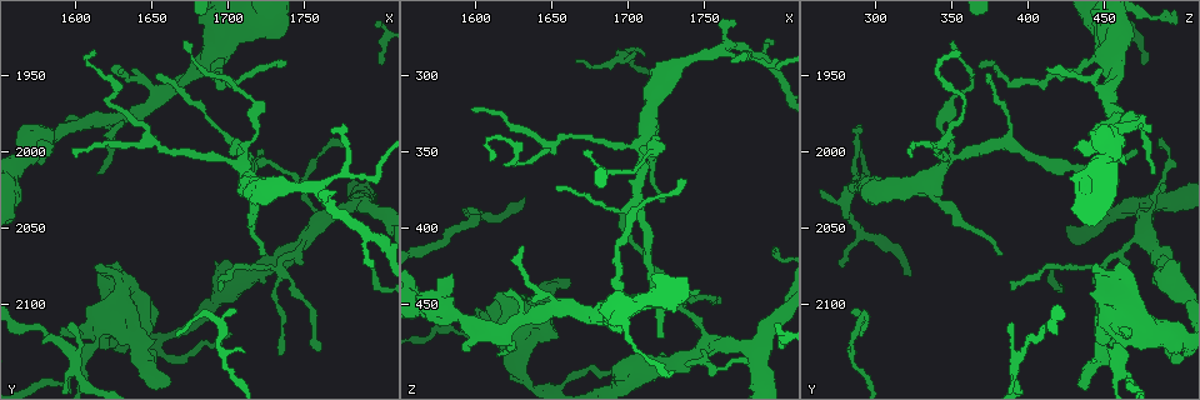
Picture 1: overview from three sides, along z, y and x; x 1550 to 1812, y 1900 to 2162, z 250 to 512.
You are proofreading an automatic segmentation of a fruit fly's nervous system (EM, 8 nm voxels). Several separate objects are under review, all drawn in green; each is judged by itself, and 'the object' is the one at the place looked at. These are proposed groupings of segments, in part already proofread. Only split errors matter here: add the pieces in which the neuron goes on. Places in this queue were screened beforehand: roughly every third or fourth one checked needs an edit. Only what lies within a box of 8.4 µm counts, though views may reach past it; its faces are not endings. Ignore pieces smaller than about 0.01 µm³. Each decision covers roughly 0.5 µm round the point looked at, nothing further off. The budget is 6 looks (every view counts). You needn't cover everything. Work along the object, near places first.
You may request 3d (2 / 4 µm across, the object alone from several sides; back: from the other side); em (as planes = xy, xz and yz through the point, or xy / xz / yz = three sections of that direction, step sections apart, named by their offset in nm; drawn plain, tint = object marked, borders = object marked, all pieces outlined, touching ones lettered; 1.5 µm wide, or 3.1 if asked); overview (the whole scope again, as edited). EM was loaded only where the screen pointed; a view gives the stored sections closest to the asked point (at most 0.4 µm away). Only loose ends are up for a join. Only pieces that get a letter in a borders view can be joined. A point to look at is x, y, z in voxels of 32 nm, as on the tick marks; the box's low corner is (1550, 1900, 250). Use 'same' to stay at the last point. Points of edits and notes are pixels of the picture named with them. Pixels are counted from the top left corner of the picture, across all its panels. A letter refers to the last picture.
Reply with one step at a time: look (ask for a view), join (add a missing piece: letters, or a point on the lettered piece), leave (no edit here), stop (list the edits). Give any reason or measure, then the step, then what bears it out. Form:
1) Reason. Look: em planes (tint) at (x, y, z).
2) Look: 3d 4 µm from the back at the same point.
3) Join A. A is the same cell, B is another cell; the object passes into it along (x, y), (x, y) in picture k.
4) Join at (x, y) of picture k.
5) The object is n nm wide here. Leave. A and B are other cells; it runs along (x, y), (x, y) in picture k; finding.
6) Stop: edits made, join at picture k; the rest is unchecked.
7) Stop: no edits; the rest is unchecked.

End of a long branch. Look: em planes (borders) at (1674, 1926, 350).

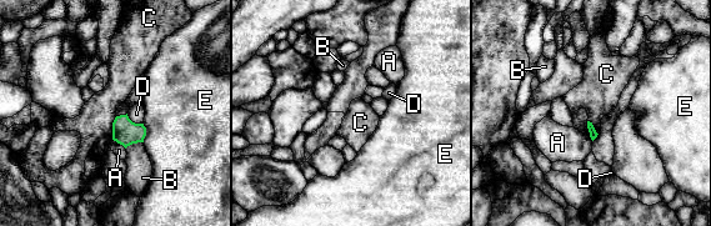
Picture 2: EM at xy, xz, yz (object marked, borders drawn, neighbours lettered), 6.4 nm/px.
The longest contact is with C, 160 nm. Leave. A, B, C, D and E are other cells; a border runs along (126, 114), (133, 121), (141, 124) in picture 2; none of them fits.

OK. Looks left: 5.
Thin end. Look: em planes (borders) at (1746, 2020, 440).

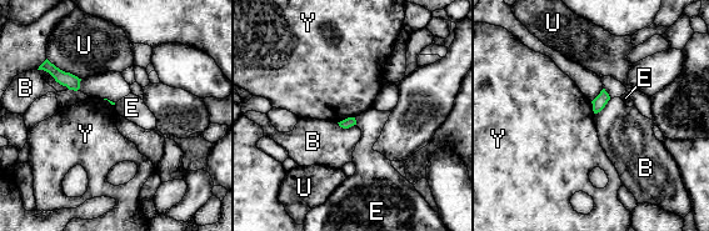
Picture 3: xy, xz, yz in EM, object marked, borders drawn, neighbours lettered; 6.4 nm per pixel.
The longest contact is with U, 240 nm. Leave. B, E, U and Y are other cells; no lettered piece goes on from it.

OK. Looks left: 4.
Tapers out. Look: em xy step 8 (borders) at (1592, 2116, 460).

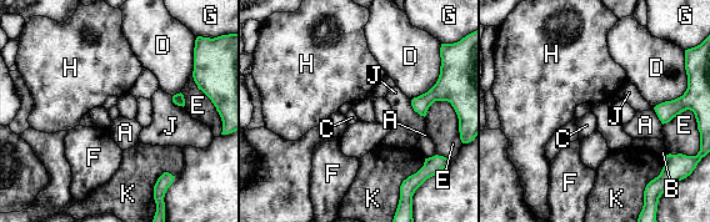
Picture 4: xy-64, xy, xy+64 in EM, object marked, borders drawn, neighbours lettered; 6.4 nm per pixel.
Another direction. Look: em planes (borders) at the same point.

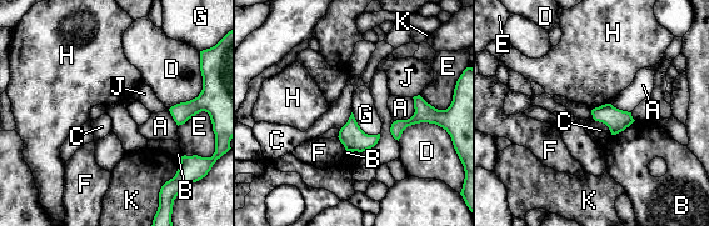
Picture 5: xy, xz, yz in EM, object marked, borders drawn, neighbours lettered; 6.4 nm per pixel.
The object is 150 nm wide here. Leave. A, B, C, D, E, F, G, H, J and K are other cells; a border runs along (610, 103), (602, 104), (592, 110) in picture 5; none of them fits.

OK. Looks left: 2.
Stop: no edits; the rest is unchecked.

